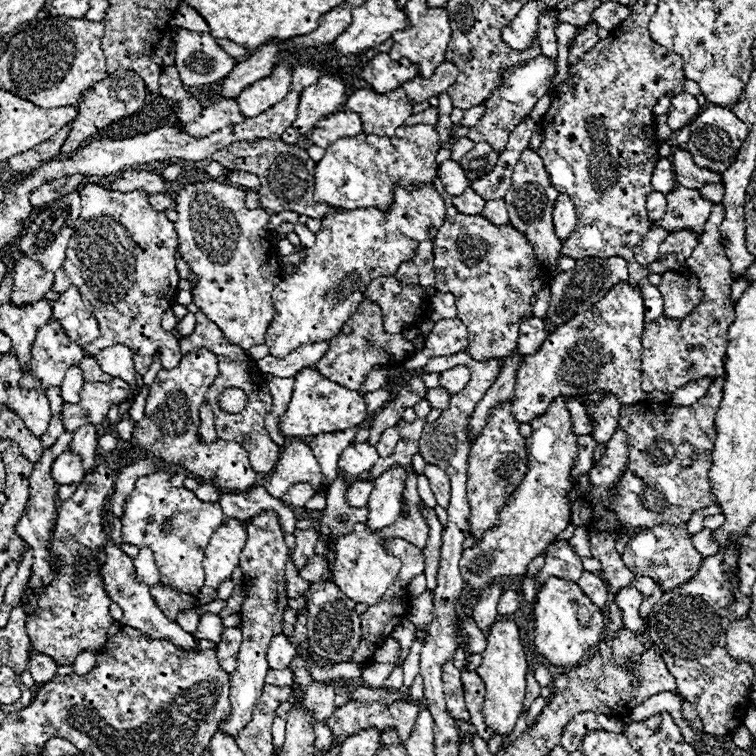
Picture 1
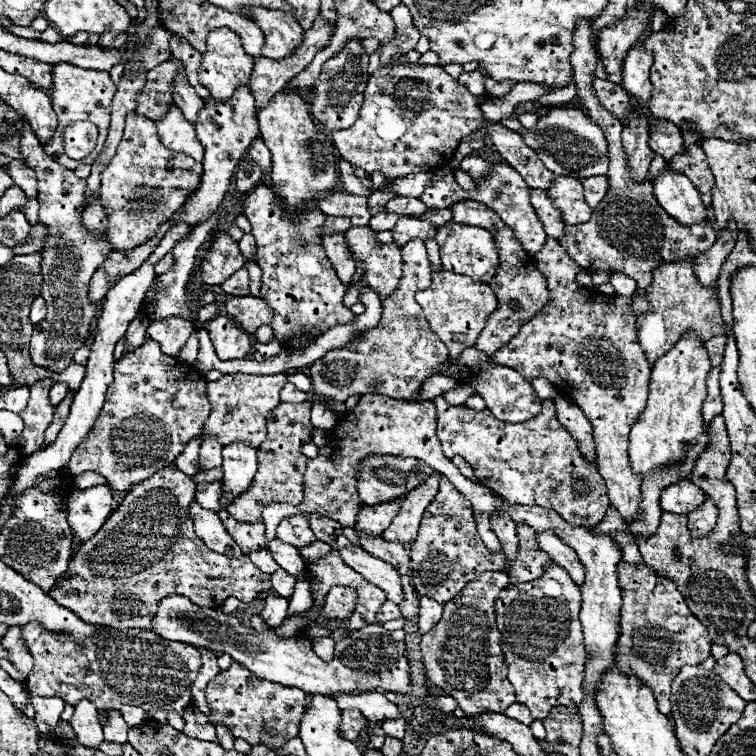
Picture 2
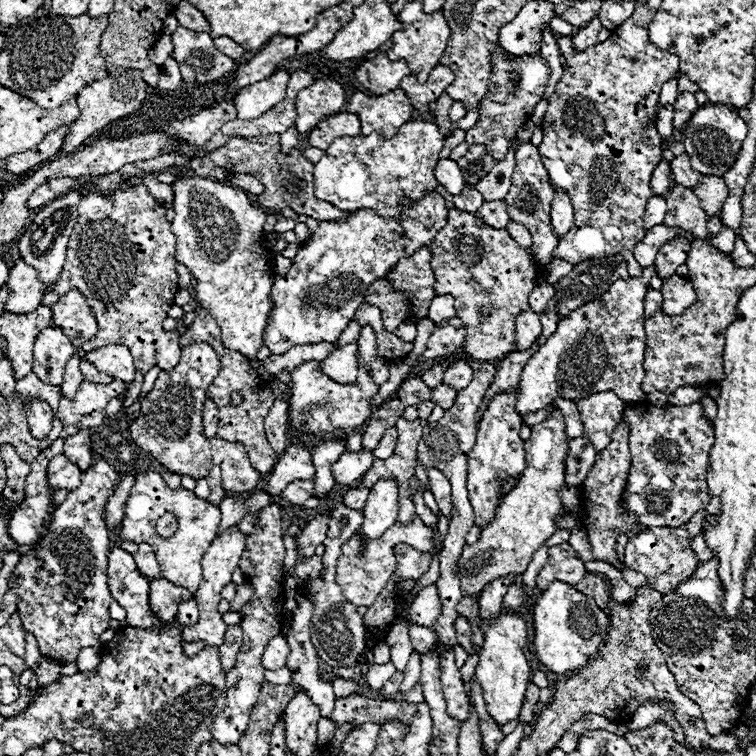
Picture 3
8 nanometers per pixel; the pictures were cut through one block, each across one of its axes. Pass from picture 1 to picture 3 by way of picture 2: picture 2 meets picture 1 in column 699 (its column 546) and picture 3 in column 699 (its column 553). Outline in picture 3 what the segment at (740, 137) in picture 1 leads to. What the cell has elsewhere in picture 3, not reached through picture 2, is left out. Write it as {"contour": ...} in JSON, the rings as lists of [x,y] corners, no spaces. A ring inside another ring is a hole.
{"contour":[[[706,104],[706,106],[698,108],[698,112],[684,126],[684,130],[686,130],[684,150],[690,156],[690,164],[694,170],[698,170],[706,176],[724,176],[736,162],[742,142],[748,134],[746,122],[736,112],[732,112],[730,108],[720,106],[720,104]]]}

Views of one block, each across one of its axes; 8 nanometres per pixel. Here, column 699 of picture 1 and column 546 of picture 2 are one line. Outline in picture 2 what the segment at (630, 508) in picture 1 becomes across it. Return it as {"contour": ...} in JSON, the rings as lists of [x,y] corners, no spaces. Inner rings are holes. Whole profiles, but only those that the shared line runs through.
{"contour":[[[434,398],[436,404],[436,416],[438,416],[438,438],[442,442],[442,450],[448,458],[452,456],[464,456],[464,460],[474,468],[476,480],[508,500],[510,504],[522,504],[522,506],[542,506],[548,510],[558,512],[566,522],[574,526],[596,526],[602,522],[608,502],[608,492],[604,486],[602,476],[598,474],[598,464],[588,462],[582,452],[578,450],[576,440],[570,436],[570,432],[558,422],[556,418],[556,406],[552,400],[544,400],[542,412],[528,422],[520,424],[506,424],[492,416],[490,410],[484,412],[470,412],[464,404],[450,406],[446,400]]]}

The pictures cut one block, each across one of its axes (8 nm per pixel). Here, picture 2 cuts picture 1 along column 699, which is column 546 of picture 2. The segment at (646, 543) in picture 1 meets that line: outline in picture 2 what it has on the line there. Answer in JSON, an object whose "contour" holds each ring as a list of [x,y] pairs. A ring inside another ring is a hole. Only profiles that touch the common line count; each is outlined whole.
{"contour":[[[518,526],[518,558],[514,560],[514,566],[510,570],[512,582],[530,582],[542,576],[542,572],[554,564],[550,554],[542,552],[536,542],[536,530],[530,526]]]}

